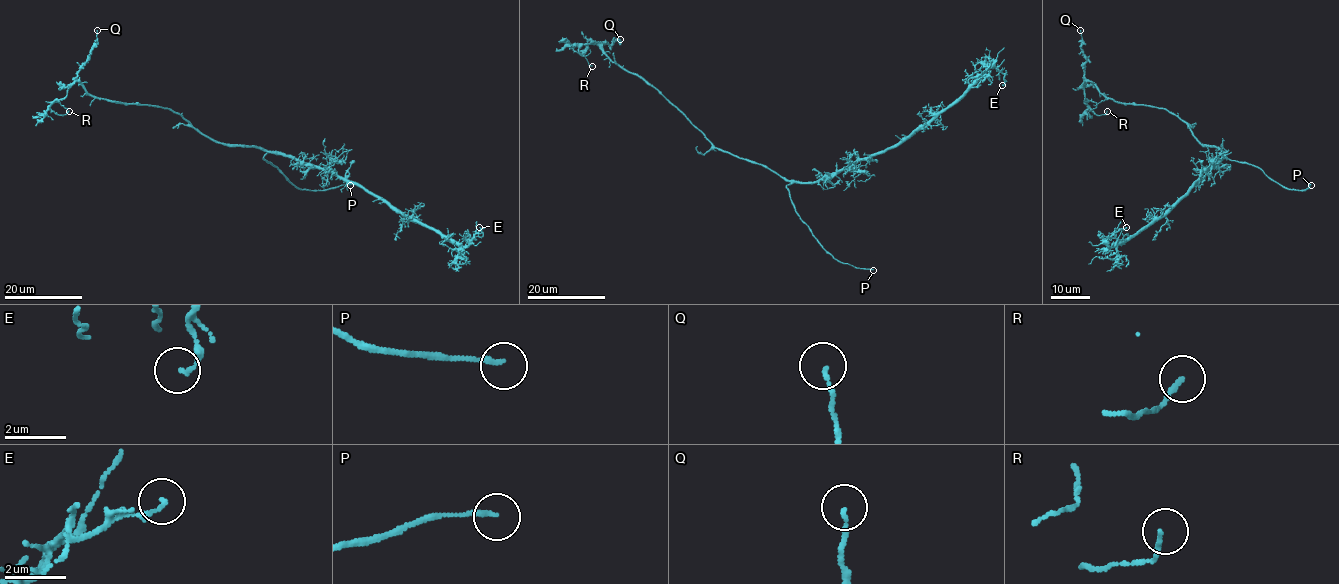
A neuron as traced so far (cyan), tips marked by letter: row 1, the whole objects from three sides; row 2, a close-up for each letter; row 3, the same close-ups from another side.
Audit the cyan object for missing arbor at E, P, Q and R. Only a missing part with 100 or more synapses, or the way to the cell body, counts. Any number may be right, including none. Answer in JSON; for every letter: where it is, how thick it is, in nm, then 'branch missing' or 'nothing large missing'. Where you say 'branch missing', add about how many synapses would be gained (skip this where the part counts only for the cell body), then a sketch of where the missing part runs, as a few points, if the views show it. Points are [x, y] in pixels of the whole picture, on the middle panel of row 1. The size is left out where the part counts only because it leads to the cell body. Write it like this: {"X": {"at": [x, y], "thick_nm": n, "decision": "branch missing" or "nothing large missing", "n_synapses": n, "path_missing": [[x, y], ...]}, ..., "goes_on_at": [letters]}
{"E": {"at": [1002, 85], "thick_nm": 120, "decision": "nothing large missing"}, "P": {"at": [873, 270], "thick_nm": 160, "decision": "branch missing", "path_missing": [[873, 270], [944, 259], [955, 253]]}, "Q": {"at": [620, 39], "thick_nm": 140, "decision": "nothing large missing"}, "R": {"at": [592, 66], "thick_nm": 130, "decision": "nothing large missing"}, "goes_on_at": ["P"]}

